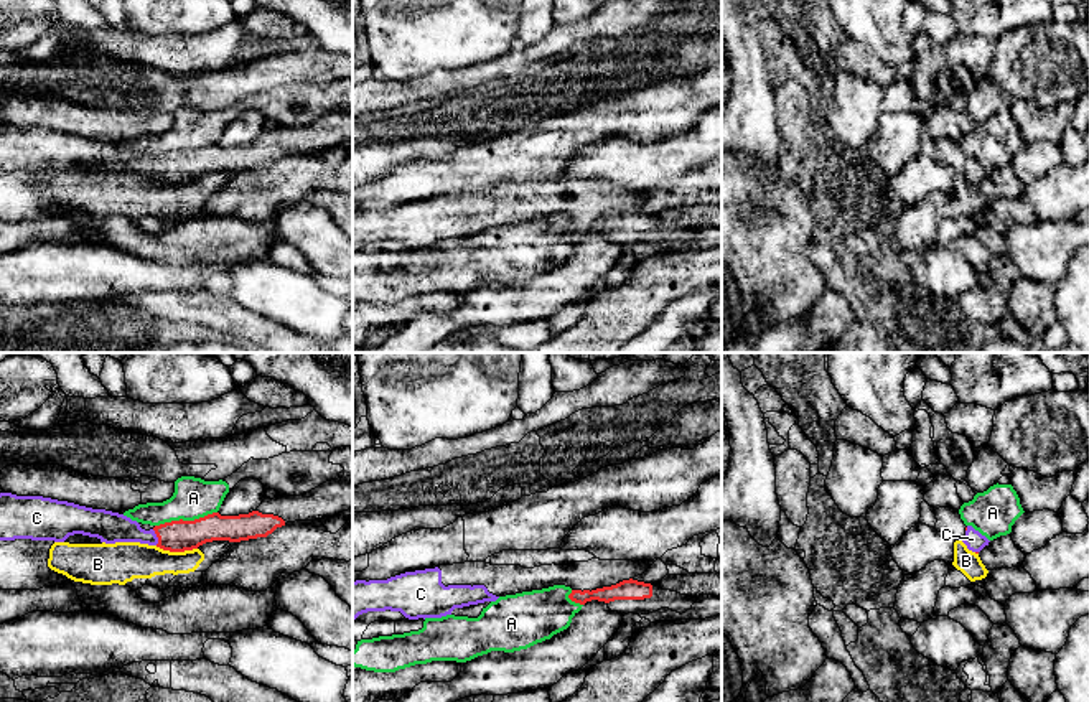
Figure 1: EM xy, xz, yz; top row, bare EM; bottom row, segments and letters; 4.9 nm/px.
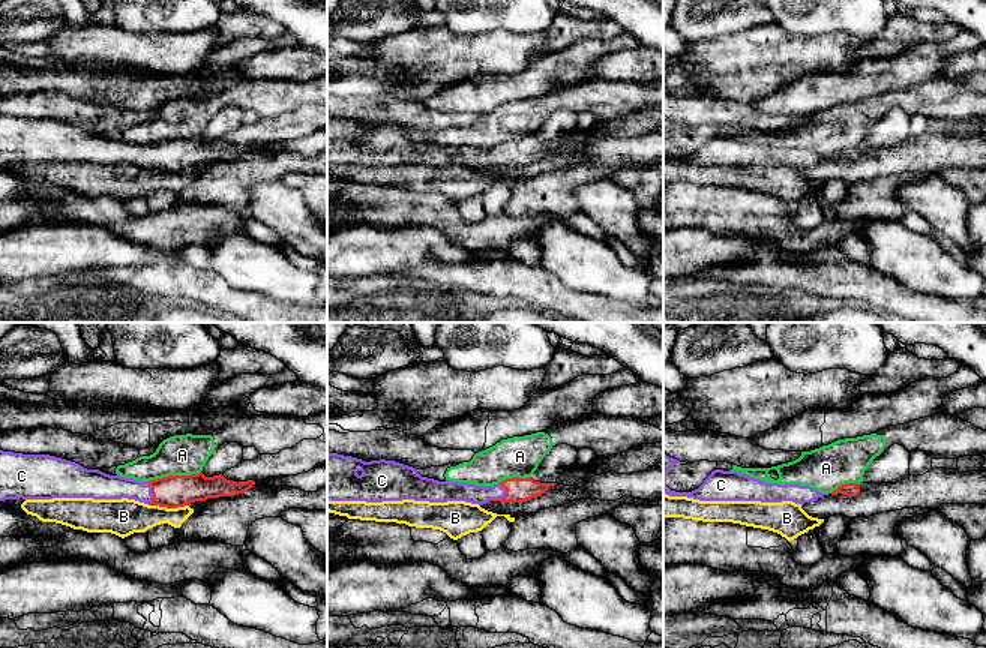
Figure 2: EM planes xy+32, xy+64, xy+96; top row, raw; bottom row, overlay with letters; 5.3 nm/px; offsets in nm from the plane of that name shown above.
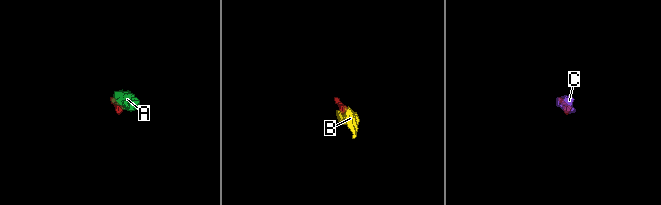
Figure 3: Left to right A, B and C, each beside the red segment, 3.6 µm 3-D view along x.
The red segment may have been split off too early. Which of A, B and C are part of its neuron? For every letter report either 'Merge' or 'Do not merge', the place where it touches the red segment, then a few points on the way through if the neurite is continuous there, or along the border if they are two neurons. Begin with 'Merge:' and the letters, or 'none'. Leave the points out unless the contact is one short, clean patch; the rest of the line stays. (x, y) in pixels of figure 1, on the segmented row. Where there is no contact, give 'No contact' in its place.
Merge: C
A: Do not merge. Touches red at xy (185, 521). Boundary: xy (216, 511), (193, 519), (172, 519), (155, 526)
B: Do not merge. Touches red at xy (177, 551). Boundary: xy (155, 546), (165, 551), (196, 549)
C: Merge. Touches red at xy (157, 536)

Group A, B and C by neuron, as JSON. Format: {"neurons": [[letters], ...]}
{"neurons": [["A"], ["B"], ["C"]]}

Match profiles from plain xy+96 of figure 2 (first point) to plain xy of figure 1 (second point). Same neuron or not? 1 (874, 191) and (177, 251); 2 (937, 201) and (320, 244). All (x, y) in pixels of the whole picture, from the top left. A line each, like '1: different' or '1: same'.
1: different
2: same

